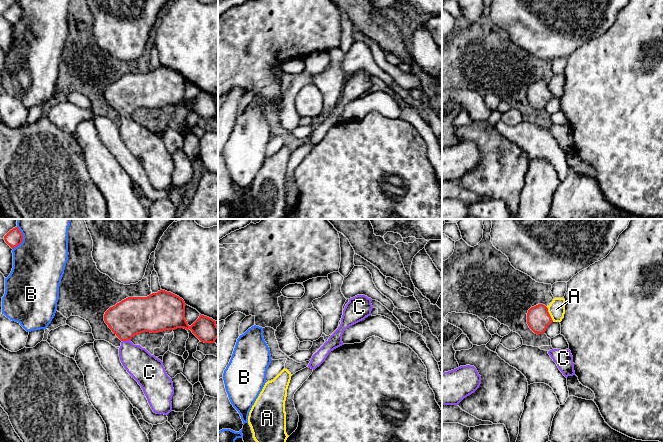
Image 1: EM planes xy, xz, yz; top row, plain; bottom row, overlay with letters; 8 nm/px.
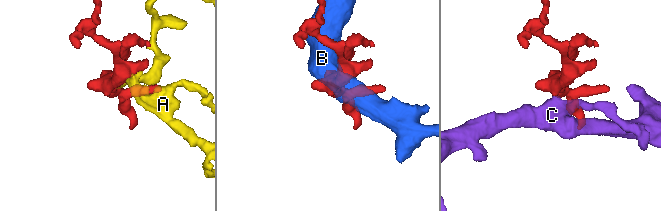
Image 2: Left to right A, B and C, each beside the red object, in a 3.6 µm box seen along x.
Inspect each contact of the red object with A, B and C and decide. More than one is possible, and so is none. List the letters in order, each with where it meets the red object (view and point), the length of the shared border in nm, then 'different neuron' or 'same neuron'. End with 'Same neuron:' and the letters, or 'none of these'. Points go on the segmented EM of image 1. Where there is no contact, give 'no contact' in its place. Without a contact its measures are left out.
A: yz (549, 314) | 130 nm | different neuron
B: xy (22, 238) | 190 nm | different neuron
C: xy (126, 340) | 70 nm | same neuron
Same neuron: C

